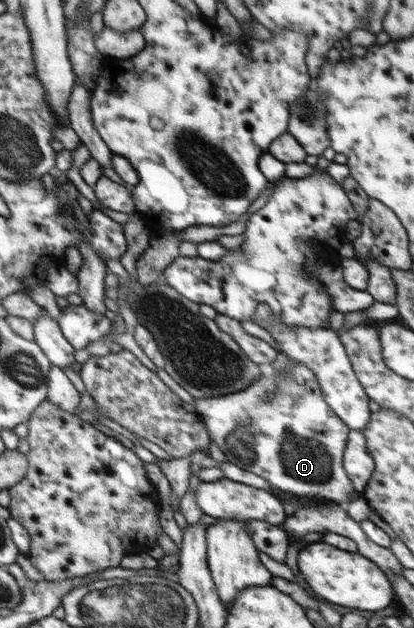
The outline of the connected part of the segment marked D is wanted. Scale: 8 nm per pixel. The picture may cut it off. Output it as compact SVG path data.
M293 360L291 365L291 371L285 373L285 371L275 371L270 377L261 376L252 384L248 385L246 389L237 391L236 393L229 393L220 397L203 397L202 399L195 398L195 408L197 413L203 419L207 432L212 441L216 442L216 445L220 447L220 454L227 457L227 461L234 465L254 473L267 479L274 487L282 489L282 491L289 491L294 494L296 498L300 496L315 496L318 495L326 500L332 500L338 504L343 505L344 501L351 498L354 494L354 486L343 466L343 453L347 444L347 437L349 434L349 427L342 421L332 408L326 403L325 397L322 395L318 380L311 369L308 369L305 365L302 365L298 361Z

